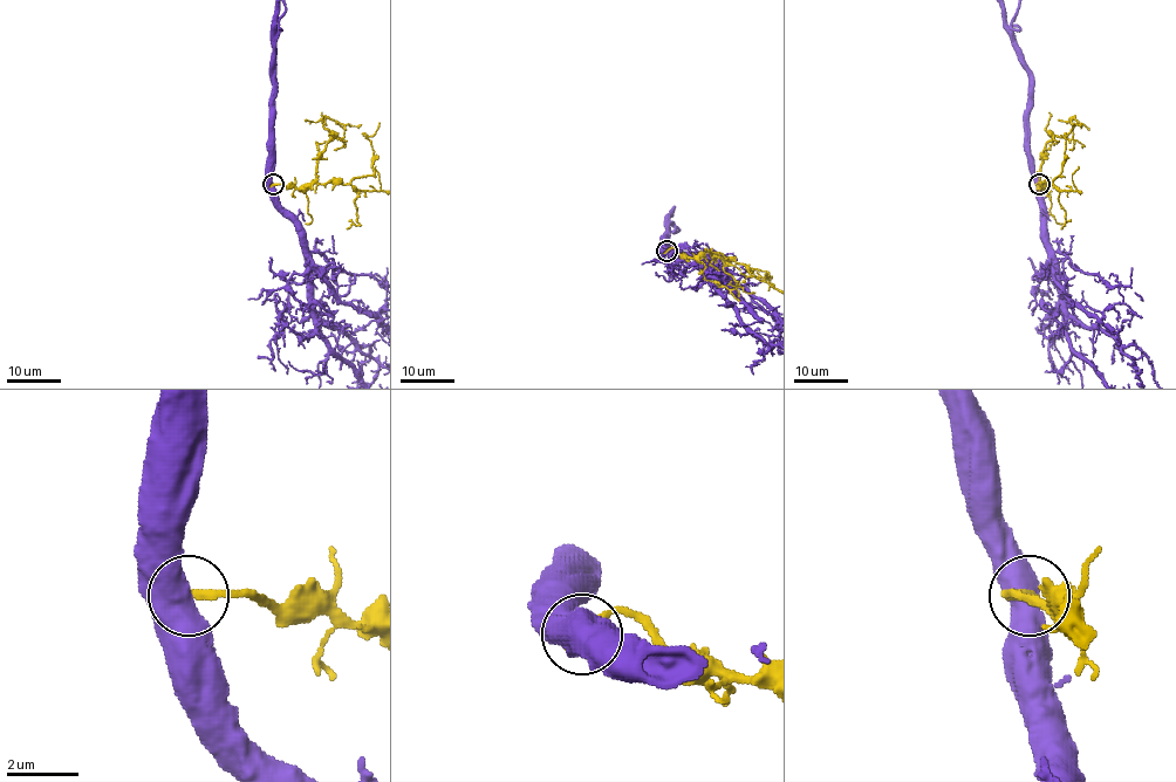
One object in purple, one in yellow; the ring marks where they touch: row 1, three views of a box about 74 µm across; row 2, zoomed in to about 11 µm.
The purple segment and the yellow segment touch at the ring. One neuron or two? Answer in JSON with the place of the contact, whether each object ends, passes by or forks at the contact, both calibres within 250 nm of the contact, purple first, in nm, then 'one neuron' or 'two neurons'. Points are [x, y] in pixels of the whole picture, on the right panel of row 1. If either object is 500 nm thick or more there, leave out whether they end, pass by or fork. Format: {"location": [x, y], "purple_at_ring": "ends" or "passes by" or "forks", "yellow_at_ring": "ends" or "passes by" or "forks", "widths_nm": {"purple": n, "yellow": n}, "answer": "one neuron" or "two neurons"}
{"location": [1039, 184], "widths_nm": {"purple": 800, "yellow": 260}, "answer": "two neurons"}

